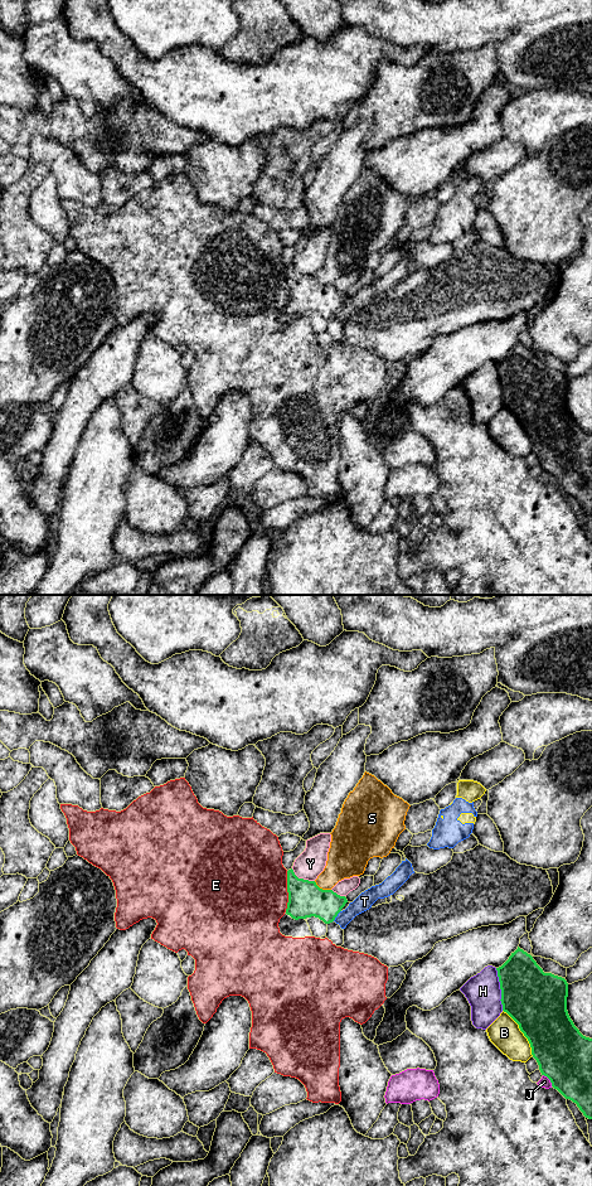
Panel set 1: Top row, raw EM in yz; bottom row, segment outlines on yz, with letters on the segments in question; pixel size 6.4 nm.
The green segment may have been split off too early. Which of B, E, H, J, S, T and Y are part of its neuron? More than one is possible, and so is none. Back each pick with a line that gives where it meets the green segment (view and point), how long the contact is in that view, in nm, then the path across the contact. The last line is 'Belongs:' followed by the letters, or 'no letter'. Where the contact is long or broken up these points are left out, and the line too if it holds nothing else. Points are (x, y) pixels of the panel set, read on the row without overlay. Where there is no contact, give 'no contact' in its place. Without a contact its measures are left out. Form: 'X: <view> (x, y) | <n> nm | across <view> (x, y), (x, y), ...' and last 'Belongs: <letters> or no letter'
Belongs: no letter

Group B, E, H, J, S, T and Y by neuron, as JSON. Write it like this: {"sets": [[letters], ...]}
{"sets": [["B", "T"], ["E"], ["H"], ["J"], ["S"], ["Y"]]}

